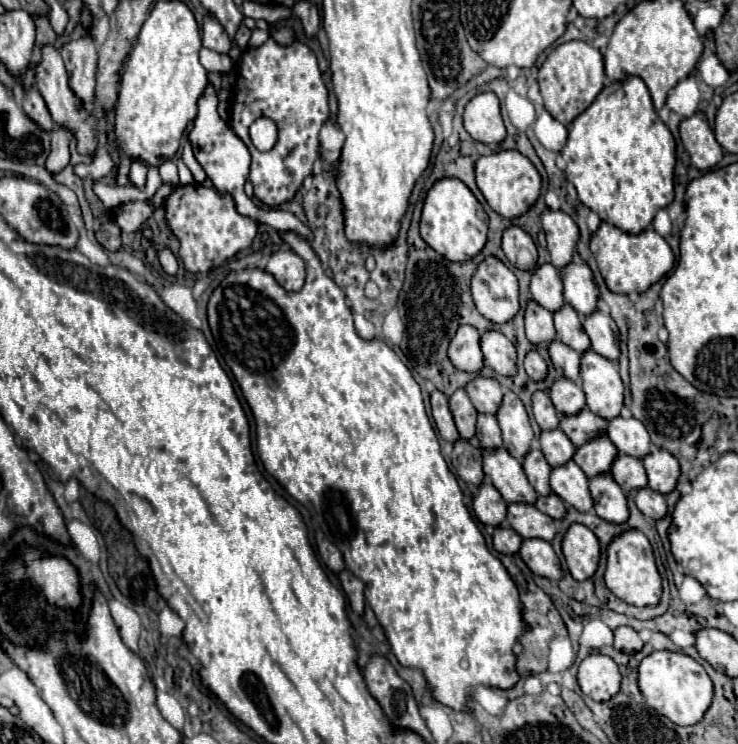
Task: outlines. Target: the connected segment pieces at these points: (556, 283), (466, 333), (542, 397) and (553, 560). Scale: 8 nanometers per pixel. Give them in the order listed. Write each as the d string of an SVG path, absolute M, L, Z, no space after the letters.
M551 263L539 265L531 275L531 295L547 311L557 311L563 305L563 283L559 271Z
M471 325L459 327L459 331L453 335L447 355L451 363L461 371L477 373L483 367L483 353L479 347L479 331Z
M535 391L533 393L533 417L541 429L557 429L559 417L555 417L555 407L547 393Z
M523 539L519 555L535 575L547 577L547 579L561 577L561 563L551 543L543 539Z

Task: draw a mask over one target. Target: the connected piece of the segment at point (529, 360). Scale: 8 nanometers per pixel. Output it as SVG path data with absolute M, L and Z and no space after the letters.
M535 349L527 351L523 365L525 365L525 371L527 371L527 375L531 379L535 379L535 381L545 379L545 375L547 375L547 363L543 361L543 357Z

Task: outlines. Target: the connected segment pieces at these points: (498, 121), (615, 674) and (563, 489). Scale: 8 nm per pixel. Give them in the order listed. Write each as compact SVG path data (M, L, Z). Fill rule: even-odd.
M491 91L475 95L465 105L463 123L465 123L467 133L475 141L493 145L505 139L505 125L499 113L499 99Z
M589 653L579 665L577 681L585 695L595 701L607 701L619 691L621 673L611 657L603 653Z
M567 461L563 467L551 469L551 489L565 503L579 511L589 511L593 507L593 497L587 487L587 475L575 461Z

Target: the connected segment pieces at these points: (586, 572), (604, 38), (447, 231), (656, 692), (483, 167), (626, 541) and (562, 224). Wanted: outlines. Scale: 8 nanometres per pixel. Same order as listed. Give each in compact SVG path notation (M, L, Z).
M573 523L563 535L563 555L573 579L585 581L597 571L601 557L599 541L585 525Z
M605 27L603 33L599 33L595 39L589 39L585 35L585 39L576 39L582 41L567 41L563 45L559 45L557 49L553 49L547 55L545 63L541 65L537 81L539 81L539 87L541 87L545 109L559 123L569 125L577 115L581 115L593 103L593 99L603 89L605 73L603 73L603 57L601 57L601 54L603 56L605 45L607 45L613 29L614 27Z
M455 177L439 179L427 191L419 219L419 233L421 239L445 259L467 261L475 257L487 241L487 213L463 181Z
M653 651L639 665L639 691L645 703L671 719L675 725L693 725L711 705L713 683L707 671L689 655L681 651Z
M515 149L481 155L475 163L475 181L483 197L487 199L489 207L507 219L523 215L537 201L541 191L541 177L537 169L525 155L521 155Z
M627 529L621 535L615 535L607 547L607 587L625 603L645 607L657 605L661 597L661 577L655 567L655 557L649 539L639 529Z
M545 209L541 213L541 229L547 237L547 249L551 255L551 263L561 269L567 265L575 253L575 243L579 239L579 229L575 221L565 211Z

